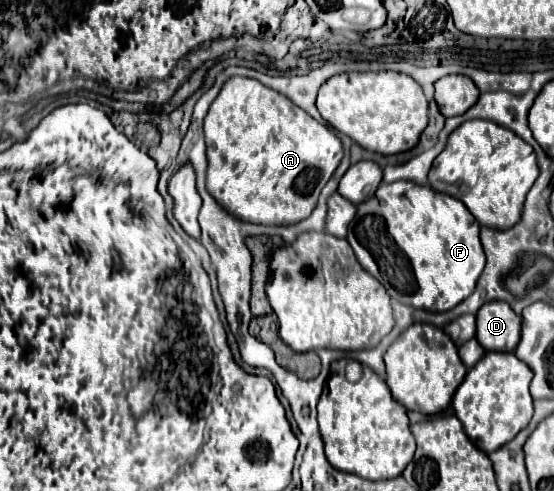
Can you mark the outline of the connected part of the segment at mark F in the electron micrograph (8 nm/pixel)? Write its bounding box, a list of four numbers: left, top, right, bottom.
[354,180,486,312]

